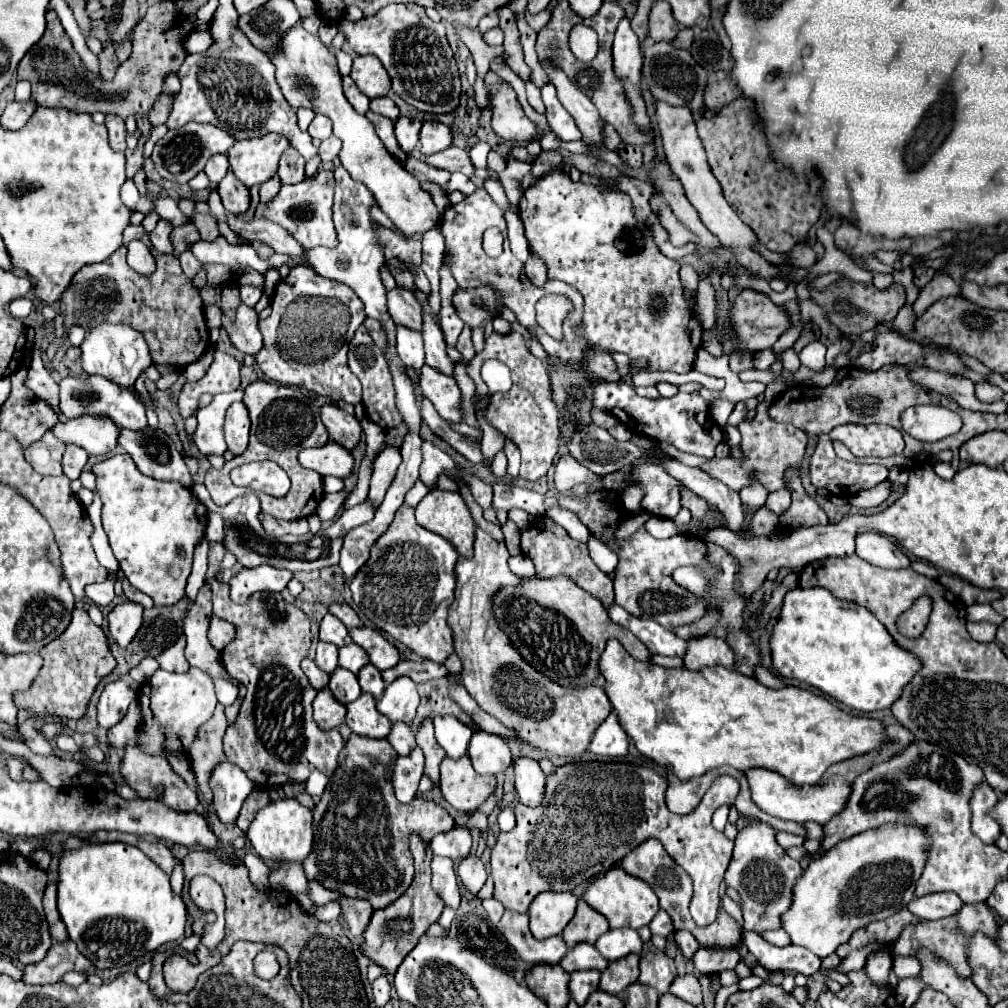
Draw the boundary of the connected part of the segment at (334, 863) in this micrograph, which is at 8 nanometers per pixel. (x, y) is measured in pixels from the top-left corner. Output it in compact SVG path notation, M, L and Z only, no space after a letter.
M358 734L350 736L344 750L340 752L338 768L330 776L328 788L314 808L314 846L302 862L308 880L316 880L324 888L334 890L342 896L368 900L372 908L386 908L392 900L396 900L396 896L404 894L404 888L408 888L408 884L412 882L414 862L408 848L410 832L418 832L420 836L424 836L424 840L432 840L436 834L454 828L454 820L450 818L450 814L436 802L416 798L412 804L400 804L396 800L392 784L388 780L394 754L394 748L386 740L374 740Z

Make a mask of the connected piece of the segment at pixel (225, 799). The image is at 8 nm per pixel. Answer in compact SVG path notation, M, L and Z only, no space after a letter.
M224 760L214 768L210 788L214 792L214 808L218 820L222 824L232 824L240 814L242 802L254 790L254 784L248 780L248 776L244 776L244 772L240 772L240 768Z

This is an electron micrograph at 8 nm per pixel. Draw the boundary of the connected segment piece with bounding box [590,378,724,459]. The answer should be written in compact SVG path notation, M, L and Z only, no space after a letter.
M590 378L592 386L592 406L608 410L618 418L618 422L626 424L632 432L644 434L656 442L672 444L676 450L688 452L706 459L715 455L716 446L724 440L722 428L712 420L710 416L710 404L700 396L700 392L684 394L678 392L672 398L640 398L634 392L634 386L618 380L618 382L606 382L606 380L594 380Z

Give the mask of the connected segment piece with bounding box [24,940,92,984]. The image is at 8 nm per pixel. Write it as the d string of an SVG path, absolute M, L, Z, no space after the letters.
M64 942L64 944L52 944L52 948L48 950L46 958L40 960L38 964L30 964L24 970L24 982L28 984L54 984L60 982L60 978L70 972L86 972L90 968L90 960L84 958L76 944Z

